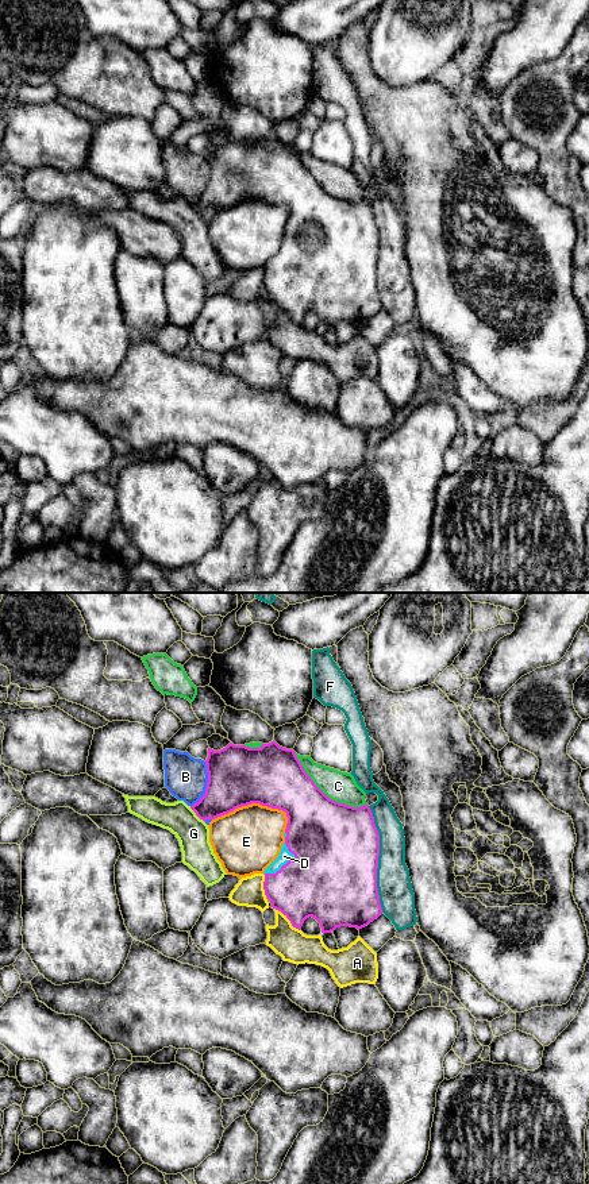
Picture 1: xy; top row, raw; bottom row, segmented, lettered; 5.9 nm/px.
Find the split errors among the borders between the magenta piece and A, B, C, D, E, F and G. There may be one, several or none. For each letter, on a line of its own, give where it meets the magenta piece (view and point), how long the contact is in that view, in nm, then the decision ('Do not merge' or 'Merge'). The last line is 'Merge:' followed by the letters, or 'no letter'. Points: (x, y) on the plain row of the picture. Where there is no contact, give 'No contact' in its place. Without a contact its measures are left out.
A: Touches magenta at xy (287, 312). Shared border 220 nm. Do not merge
B: Touches magenta at xy (207, 180). Shared border 280 nm. Do not merge
C: Touches magenta at xy (324, 189). Shared border 550 nm. Do not merge
D: Touches magenta at xy (288, 257). Shared border 240 nm. Merge
E: Touches magenta at xy (250, 199). Shared border 460 nm. Do not merge
F: Touches magenta at xy (377, 254). Shared border 650 nm. Do not merge
G: Touches magenta at xy (196, 209). Shared border 140 nm. Do not merge
Merge: D

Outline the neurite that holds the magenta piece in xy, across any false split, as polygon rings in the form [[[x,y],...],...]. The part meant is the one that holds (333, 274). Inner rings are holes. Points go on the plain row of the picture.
[[[276,136],[262,139],[261,143],[232,138],[220,146],[208,143],[205,159],[208,167],[205,189],[190,201],[204,217],[251,198],[286,208],[285,238],[278,252],[263,267],[263,285],[272,302],[281,306],[293,323],[300,325],[304,316],[312,312],[320,319],[322,328],[331,328],[340,321],[359,325],[382,309],[377,284],[380,230],[369,200],[353,203],[330,194],[304,166],[294,146],[282,143]]]

